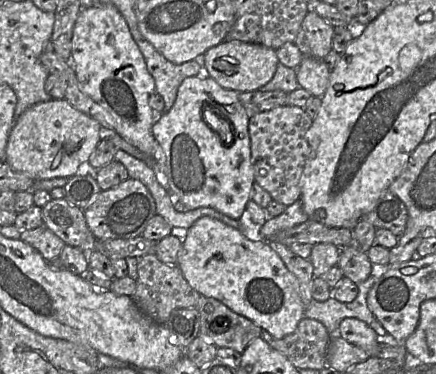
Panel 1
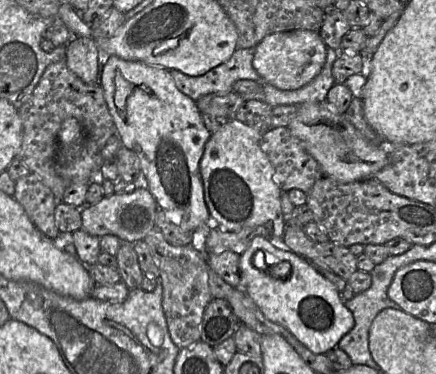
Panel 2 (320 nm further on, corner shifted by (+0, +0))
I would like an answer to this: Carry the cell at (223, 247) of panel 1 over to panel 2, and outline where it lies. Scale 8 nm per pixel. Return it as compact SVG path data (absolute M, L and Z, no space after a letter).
M255 236L247 250L240 255L240 286L262 311L264 316L285 327L306 348L315 354L326 354L336 348L340 339L354 326L352 313L345 307L334 285L320 275L314 266L292 251L274 247L269 239Z

